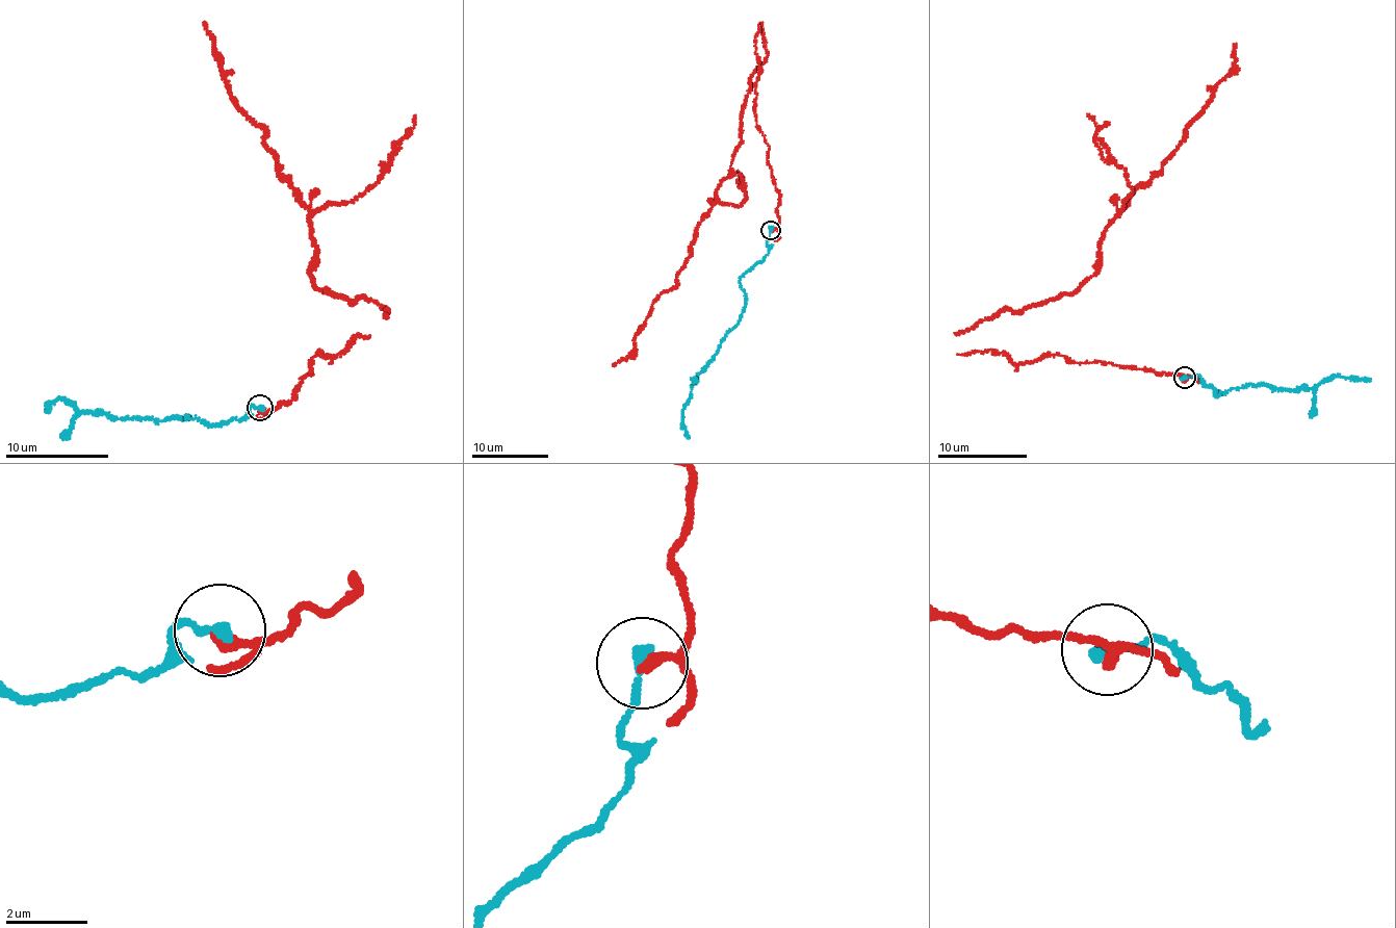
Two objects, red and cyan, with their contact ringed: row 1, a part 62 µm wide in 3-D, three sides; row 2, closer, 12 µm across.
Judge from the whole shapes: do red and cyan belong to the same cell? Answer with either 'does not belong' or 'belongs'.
belongs

